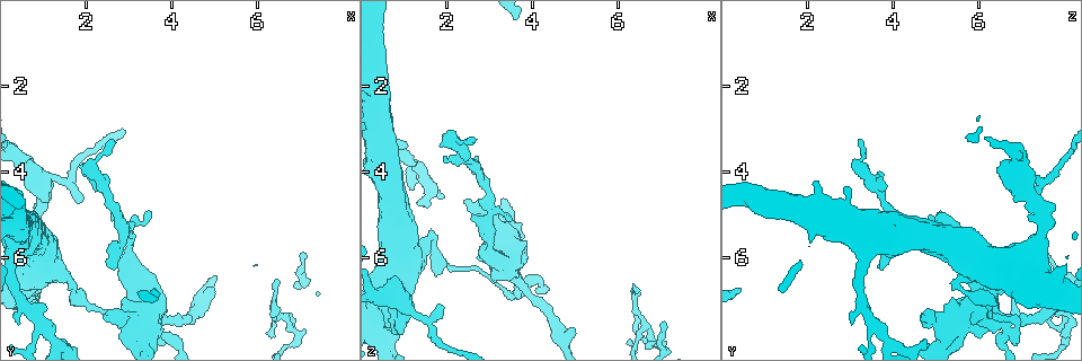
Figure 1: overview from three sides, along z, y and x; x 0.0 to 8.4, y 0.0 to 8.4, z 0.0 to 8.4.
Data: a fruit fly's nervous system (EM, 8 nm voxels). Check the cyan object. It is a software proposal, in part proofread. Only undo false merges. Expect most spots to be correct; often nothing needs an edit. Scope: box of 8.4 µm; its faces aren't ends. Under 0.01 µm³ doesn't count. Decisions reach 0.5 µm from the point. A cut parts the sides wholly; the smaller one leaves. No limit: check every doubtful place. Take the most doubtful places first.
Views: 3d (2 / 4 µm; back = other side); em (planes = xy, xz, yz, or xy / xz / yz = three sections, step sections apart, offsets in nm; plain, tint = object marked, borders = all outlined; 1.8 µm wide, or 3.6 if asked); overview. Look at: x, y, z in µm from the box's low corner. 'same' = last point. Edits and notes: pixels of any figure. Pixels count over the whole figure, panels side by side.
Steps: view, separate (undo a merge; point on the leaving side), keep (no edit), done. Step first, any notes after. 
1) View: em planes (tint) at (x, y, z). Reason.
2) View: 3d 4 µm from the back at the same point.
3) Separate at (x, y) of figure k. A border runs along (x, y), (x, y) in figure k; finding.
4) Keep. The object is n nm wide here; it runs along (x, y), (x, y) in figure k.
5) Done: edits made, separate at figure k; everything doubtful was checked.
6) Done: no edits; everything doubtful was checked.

View: 3d 4 µm at (3.65, 7.65, 6.70). Four or more arms meet.

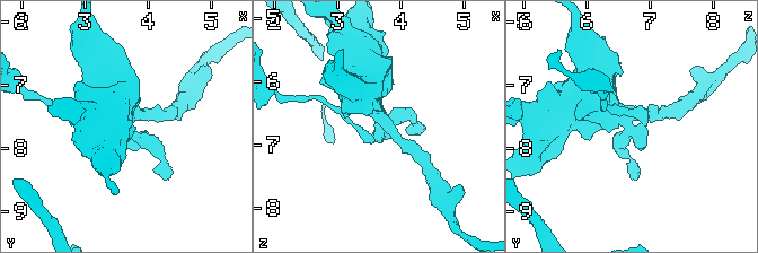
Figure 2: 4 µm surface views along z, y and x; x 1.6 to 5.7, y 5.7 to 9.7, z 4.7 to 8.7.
View: em planes (tint) at (3.65, 7.65, 6.65). 4 arms meet here.

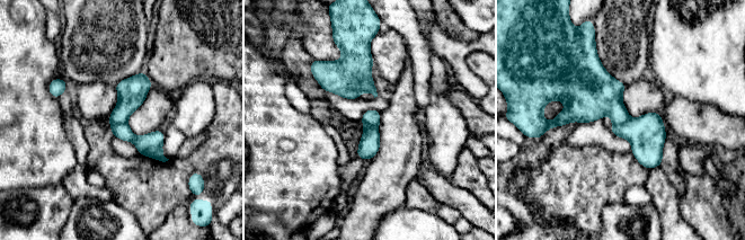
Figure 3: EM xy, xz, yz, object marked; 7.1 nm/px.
Separate at (132, 92) of figure 3. A second neuron is stuck on.

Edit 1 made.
View: 3d 2 µm from the back at (2.15, 7.20, 6.30). Sudden change in width.

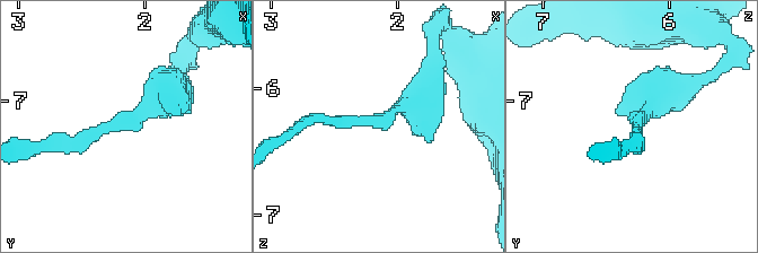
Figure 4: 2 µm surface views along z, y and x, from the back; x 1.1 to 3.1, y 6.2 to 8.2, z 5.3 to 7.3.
View: em planes (tint) at (2.18, 7.16, 6.26).

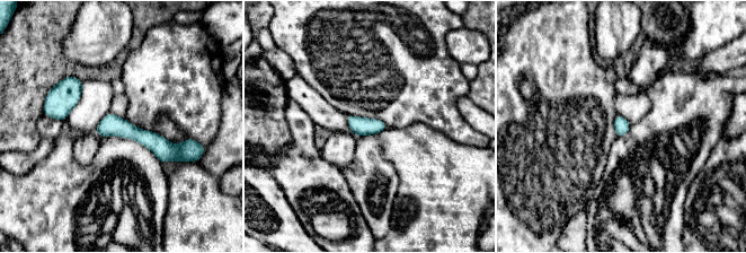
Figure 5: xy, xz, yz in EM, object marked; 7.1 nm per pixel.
Keep. It runs along (99, 128), (180, 150) in figure 5; continuous, no second neuron.

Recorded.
View: 3d 2 µm at (1.70, 6.80, 5.70). Sharp bend.

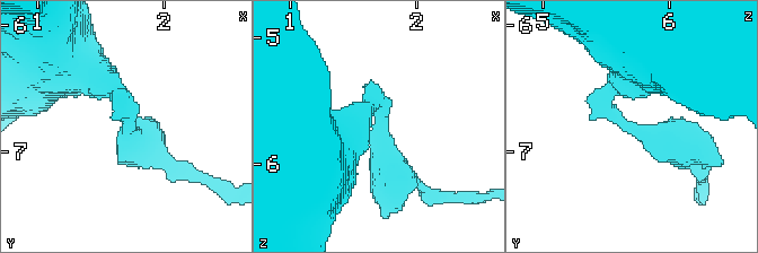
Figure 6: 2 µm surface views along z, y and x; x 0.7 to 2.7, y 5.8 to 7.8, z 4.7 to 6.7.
View: em 3.6 µm planes (plain) at (1.72, 6.80, 5.70). Now the EM.

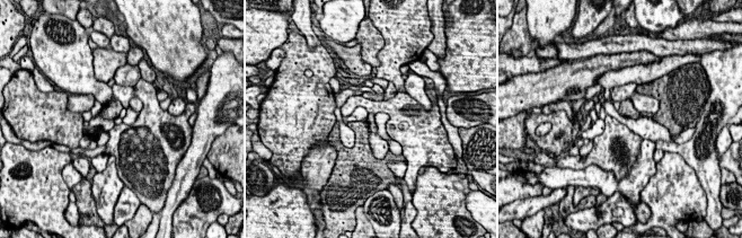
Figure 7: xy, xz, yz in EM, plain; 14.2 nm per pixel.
View: em 3.6 µm planes (tint) at the same point. Where the object lies.

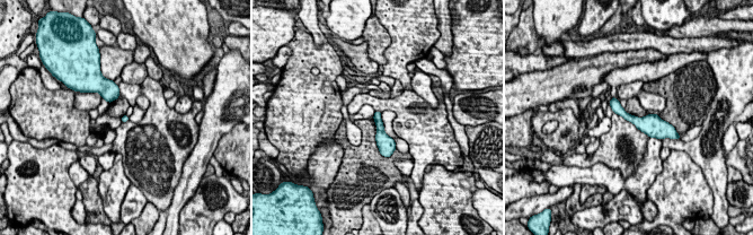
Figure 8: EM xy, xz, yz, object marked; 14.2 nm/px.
Keep. The object is 100 nm wide here; continuous, no second neuron.

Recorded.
Done: edits made, separate at figure 3; everything doubtful was checked.

